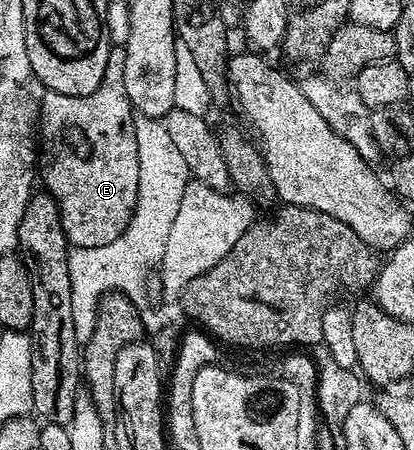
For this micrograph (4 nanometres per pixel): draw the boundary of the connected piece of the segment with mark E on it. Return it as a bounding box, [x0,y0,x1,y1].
[38,43,138,249]

